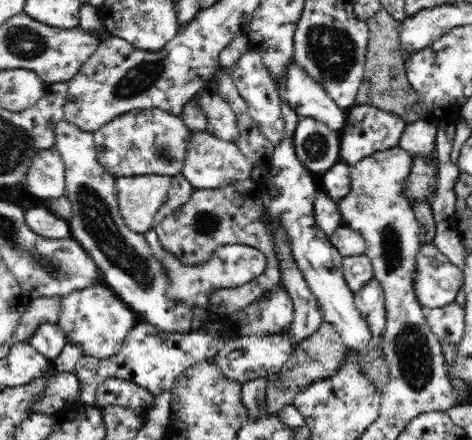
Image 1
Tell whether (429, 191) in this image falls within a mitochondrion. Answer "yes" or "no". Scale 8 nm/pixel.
no

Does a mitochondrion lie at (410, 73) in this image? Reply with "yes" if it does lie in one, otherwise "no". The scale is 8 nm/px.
no

